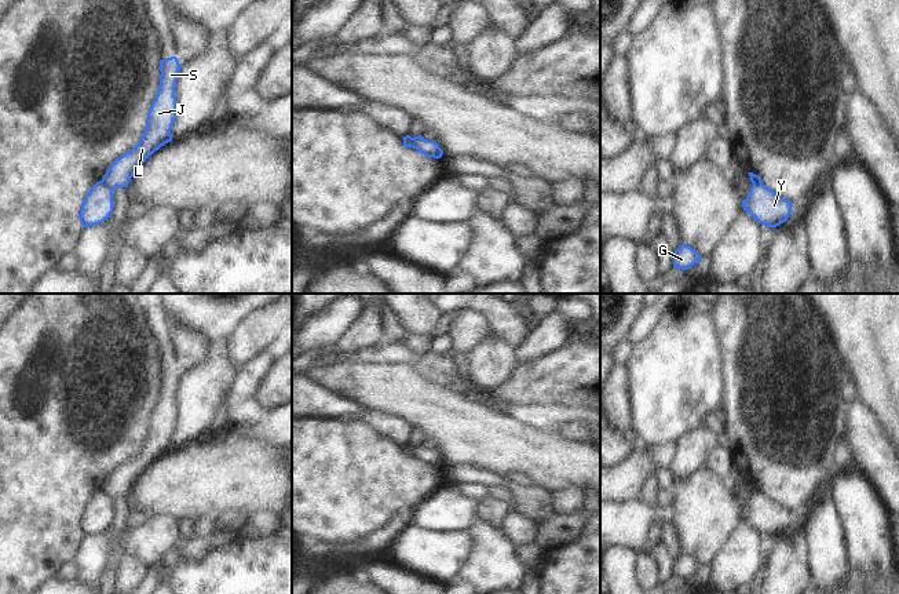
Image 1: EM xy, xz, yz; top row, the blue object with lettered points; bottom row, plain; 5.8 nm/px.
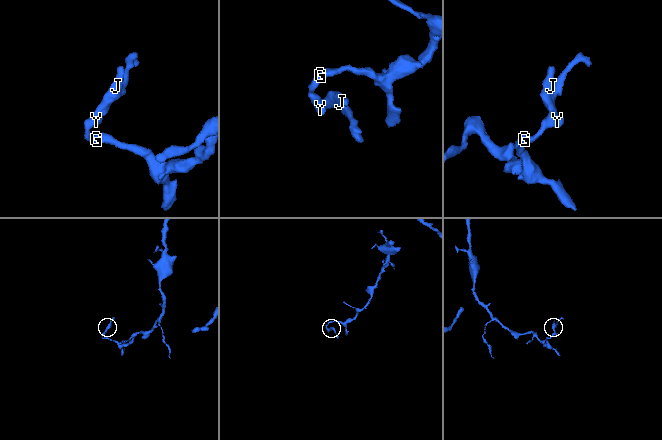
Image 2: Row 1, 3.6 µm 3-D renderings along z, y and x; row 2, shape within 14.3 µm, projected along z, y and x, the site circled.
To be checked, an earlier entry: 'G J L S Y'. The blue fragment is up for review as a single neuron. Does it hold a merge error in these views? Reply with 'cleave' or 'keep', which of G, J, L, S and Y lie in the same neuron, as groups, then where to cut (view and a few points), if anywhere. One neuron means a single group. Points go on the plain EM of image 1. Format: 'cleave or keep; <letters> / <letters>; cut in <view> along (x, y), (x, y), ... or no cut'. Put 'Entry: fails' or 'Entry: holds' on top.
Entry: fails
cleave; G Y / J L S; cut in xy along (101, 489), (113, 498)

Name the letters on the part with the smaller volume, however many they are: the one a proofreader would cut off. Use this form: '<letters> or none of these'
J, L, S

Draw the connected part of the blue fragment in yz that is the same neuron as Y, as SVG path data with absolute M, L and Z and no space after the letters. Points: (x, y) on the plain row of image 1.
M763 492L752 493L748 506L742 509L742 514L743 520L768 536L776 536L786 531L792 521L792 510Z

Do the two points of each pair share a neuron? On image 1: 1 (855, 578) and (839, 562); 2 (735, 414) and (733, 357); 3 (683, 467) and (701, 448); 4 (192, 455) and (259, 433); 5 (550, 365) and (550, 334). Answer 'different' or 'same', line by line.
1: different
2: same
3: same
4: different
5: different

